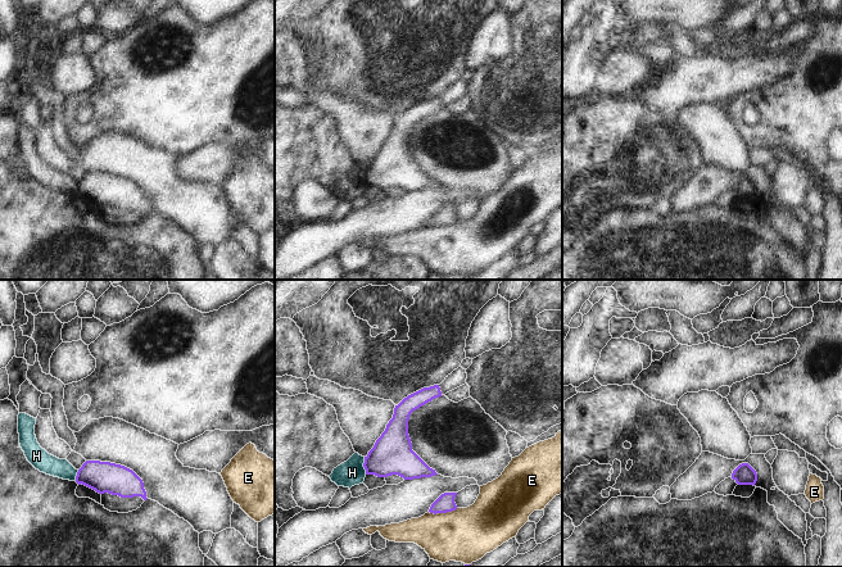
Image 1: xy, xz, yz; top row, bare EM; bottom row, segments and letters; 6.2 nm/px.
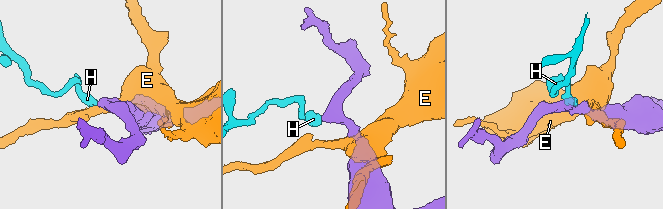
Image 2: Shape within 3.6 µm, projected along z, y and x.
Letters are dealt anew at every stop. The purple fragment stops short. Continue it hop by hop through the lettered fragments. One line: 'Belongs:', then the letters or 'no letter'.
Belongs: no letter

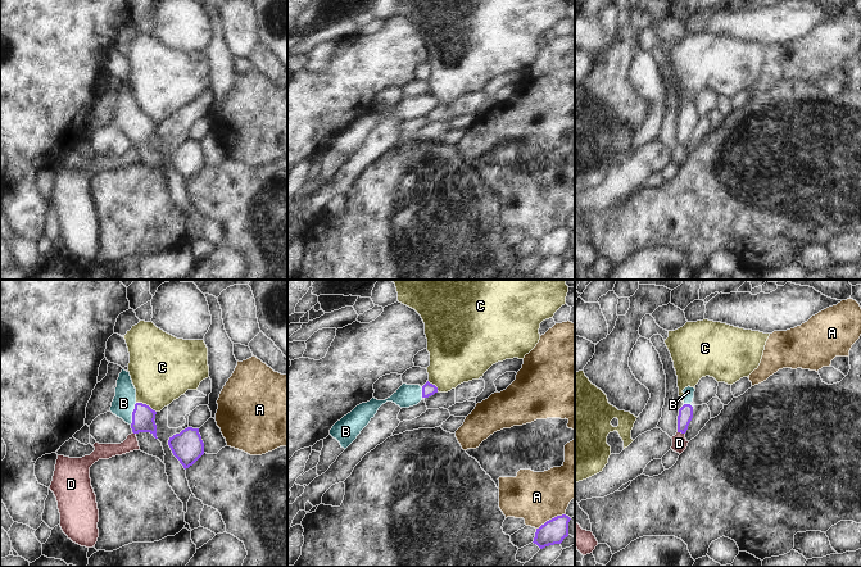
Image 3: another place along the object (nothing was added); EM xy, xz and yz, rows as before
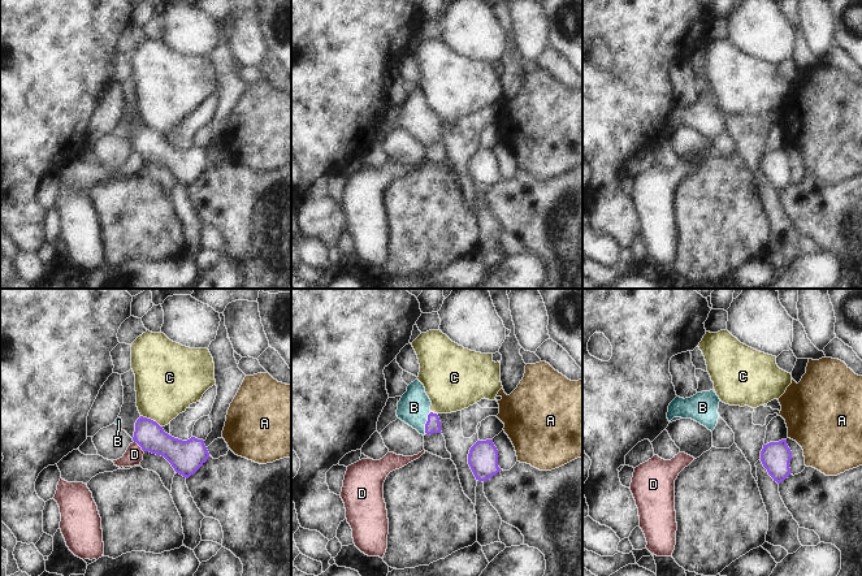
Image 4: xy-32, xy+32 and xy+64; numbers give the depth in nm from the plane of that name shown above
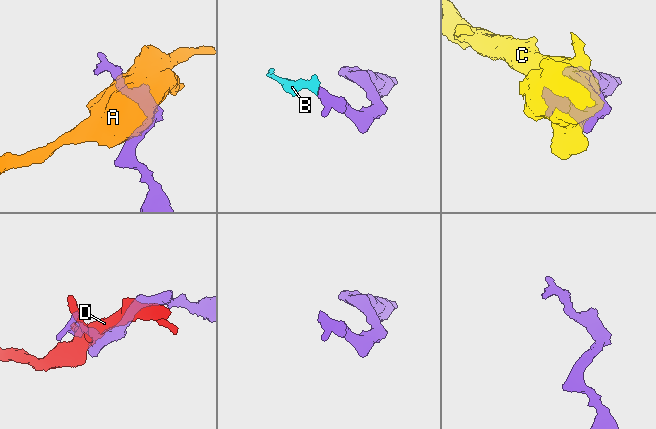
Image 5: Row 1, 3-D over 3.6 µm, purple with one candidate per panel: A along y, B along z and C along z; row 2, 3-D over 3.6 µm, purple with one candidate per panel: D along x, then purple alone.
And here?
Belongs: B

